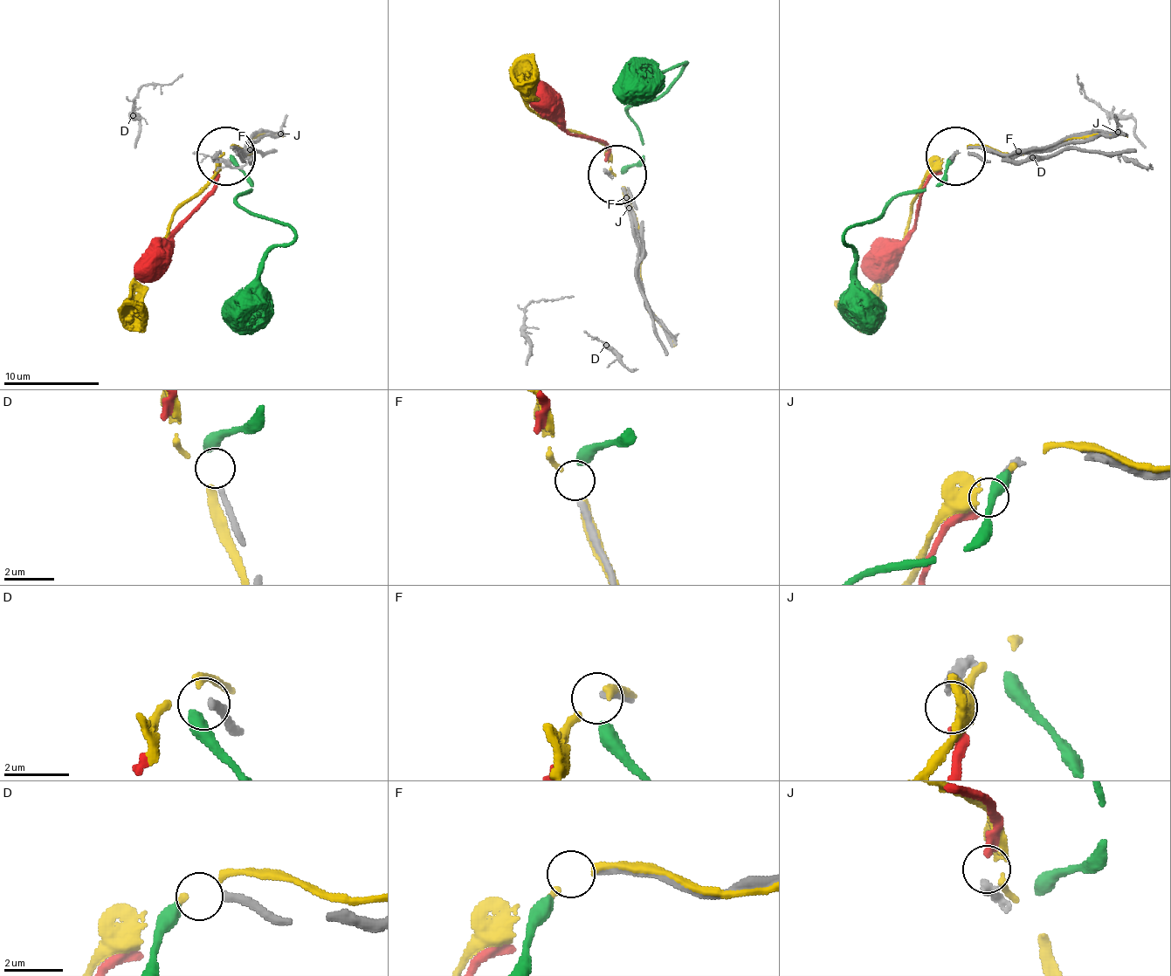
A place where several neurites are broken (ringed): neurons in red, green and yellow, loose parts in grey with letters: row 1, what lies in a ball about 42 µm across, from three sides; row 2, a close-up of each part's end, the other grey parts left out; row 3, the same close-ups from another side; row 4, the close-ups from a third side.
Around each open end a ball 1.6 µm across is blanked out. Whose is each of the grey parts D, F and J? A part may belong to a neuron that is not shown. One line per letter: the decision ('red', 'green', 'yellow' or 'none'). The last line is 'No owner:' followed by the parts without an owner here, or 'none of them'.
D: green
F: none
J: none
No owner: F, J

